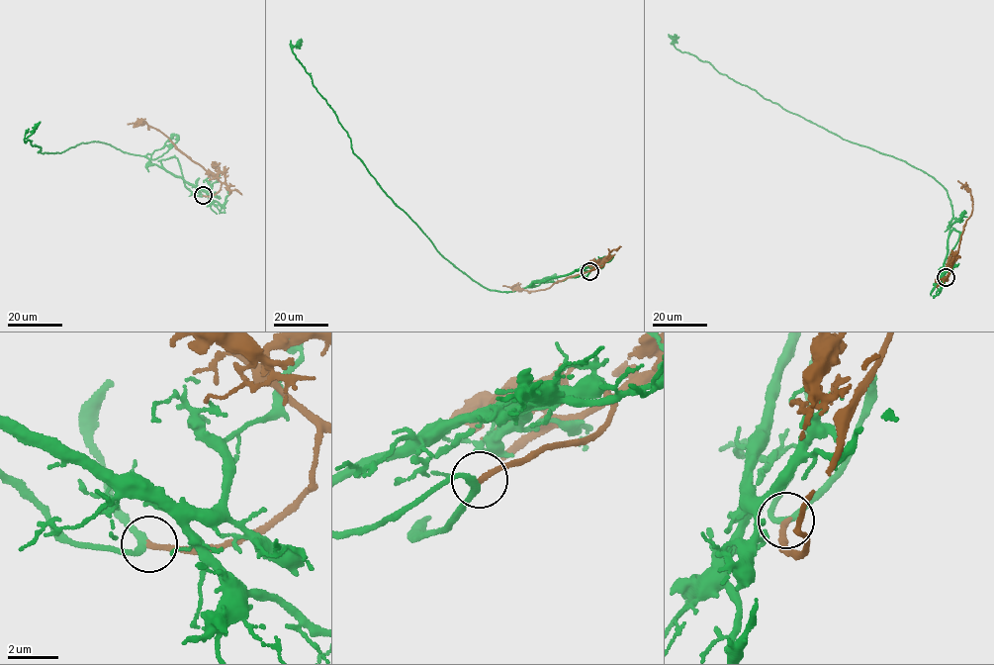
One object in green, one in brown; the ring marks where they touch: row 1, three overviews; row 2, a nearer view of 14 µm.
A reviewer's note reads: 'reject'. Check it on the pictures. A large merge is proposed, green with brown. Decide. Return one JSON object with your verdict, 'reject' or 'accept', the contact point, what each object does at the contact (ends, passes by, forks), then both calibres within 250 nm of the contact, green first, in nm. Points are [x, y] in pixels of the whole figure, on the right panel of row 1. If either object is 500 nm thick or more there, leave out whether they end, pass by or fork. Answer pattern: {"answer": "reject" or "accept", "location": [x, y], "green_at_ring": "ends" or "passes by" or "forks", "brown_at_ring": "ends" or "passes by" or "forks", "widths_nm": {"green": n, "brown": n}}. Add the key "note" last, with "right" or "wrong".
{"answer": "reject", "location": [946, 277], "green_at_ring": "passes by", "brown_at_ring": "ends", "widths_nm": {"green": 240, "brown": 240}, "note": "right"}

